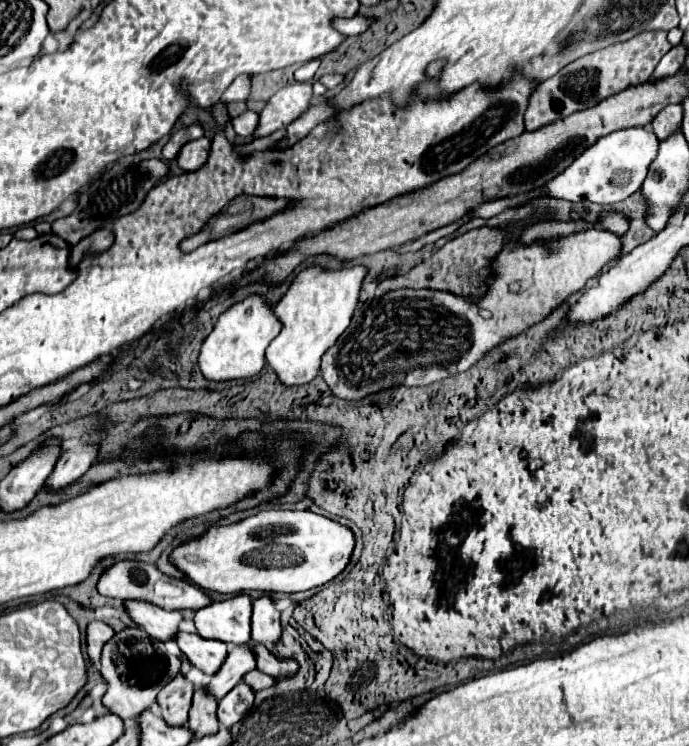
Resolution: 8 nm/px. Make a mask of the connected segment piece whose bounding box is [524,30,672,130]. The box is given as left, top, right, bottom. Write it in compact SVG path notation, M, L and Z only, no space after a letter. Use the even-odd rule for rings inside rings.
M652 30L652 32L640 32L626 42L612 44L608 48L602 48L598 52L586 54L586 56L570 62L556 76L540 82L534 88L534 92L530 94L528 110L524 114L526 130L538 130L550 122L556 122L560 118L570 116L572 112L590 108L590 106L598 104L600 100L622 92L624 88L648 82L648 78L652 76L660 58L670 48L672 48L672 44L666 40L666 32L664 30Z

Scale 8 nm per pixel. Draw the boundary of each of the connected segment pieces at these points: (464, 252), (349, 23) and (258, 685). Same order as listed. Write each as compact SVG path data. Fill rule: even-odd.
M484 226L484 228L468 230L452 240L448 240L440 250L436 250L430 258L416 264L412 270L380 282L376 288L376 296L382 296L382 294L386 294L390 290L398 290L398 288L434 288L434 290L450 290L454 294L482 296L486 292L484 278L486 278L488 262L502 250L504 244L506 244L504 232L500 232L496 228ZM474 284L478 284L480 288L476 288Z
M354 16L354 18L344 18L344 26L336 26L336 28L338 28L338 32L342 32L342 36L354 36L362 28L366 28L366 24L370 24L370 20L362 18L362 16Z
M260 670L248 672L248 674L244 676L244 682L246 682L254 692L258 692L258 690L262 690L262 688L274 686L274 678L270 678L268 674L262 674Z

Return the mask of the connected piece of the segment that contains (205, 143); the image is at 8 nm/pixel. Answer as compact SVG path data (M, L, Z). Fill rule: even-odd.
M206 136L198 138L198 140L192 140L192 142L188 142L188 144L184 144L180 148L176 164L184 172L194 172L194 170L198 170L206 162L208 150L210 150L210 140Z

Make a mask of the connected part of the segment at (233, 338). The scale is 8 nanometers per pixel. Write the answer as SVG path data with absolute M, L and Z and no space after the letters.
M252 294L230 306L216 322L200 350L200 370L208 380L236 380L258 374L264 368L264 354L270 340L280 332L282 322L274 314L274 306L262 296Z

